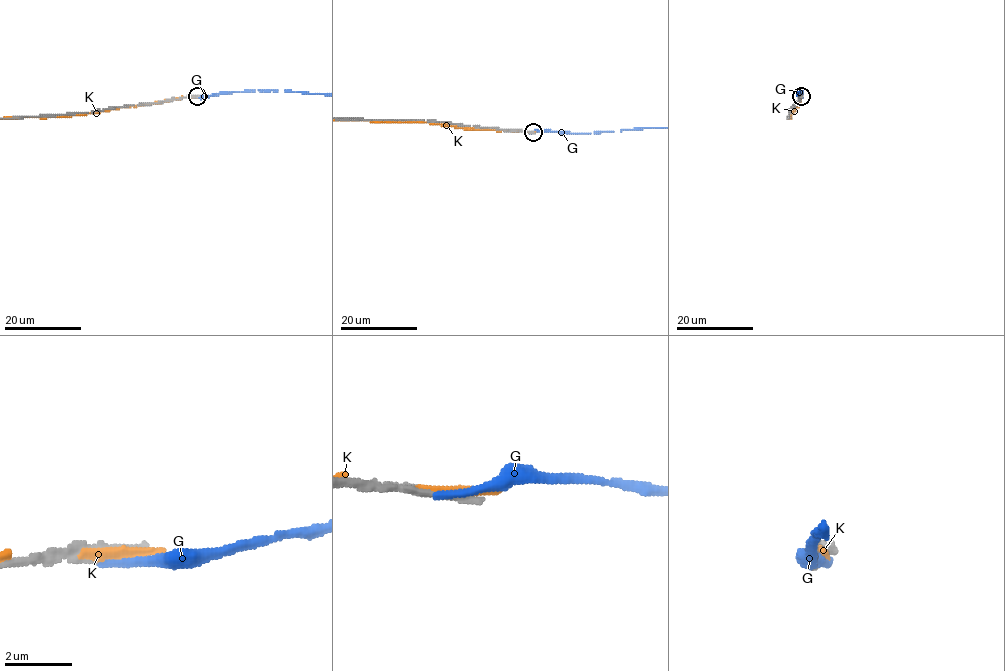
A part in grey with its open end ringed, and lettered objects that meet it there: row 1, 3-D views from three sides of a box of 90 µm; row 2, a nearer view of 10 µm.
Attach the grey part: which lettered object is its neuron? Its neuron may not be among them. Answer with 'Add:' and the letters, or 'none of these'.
Add: none of these

